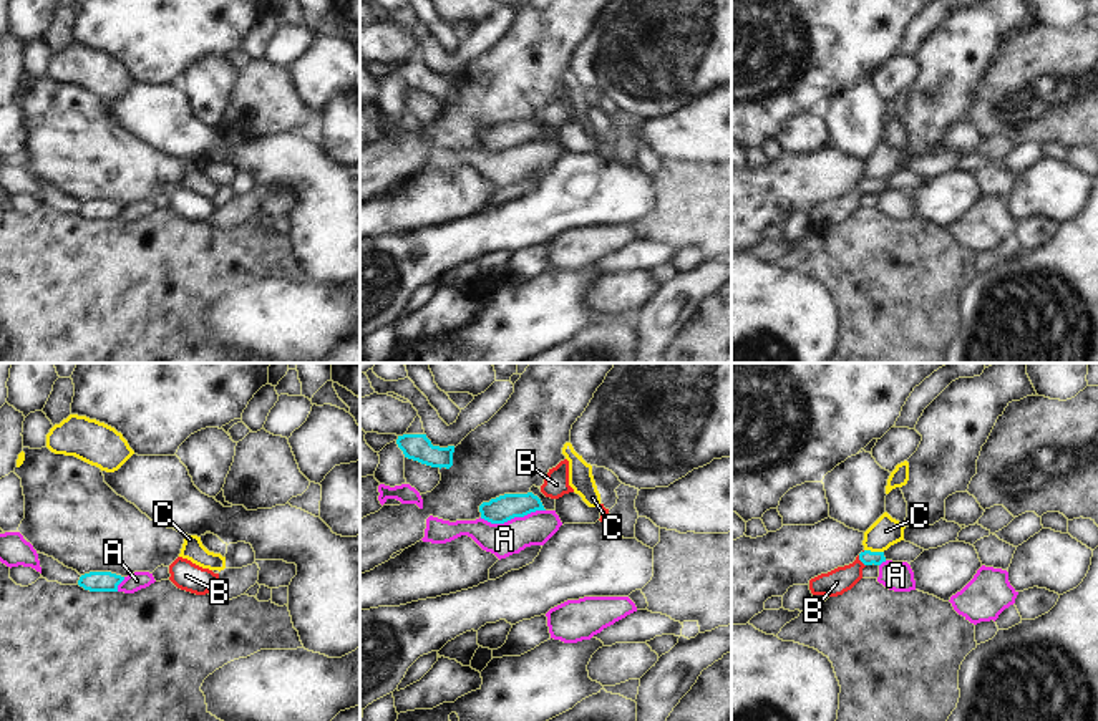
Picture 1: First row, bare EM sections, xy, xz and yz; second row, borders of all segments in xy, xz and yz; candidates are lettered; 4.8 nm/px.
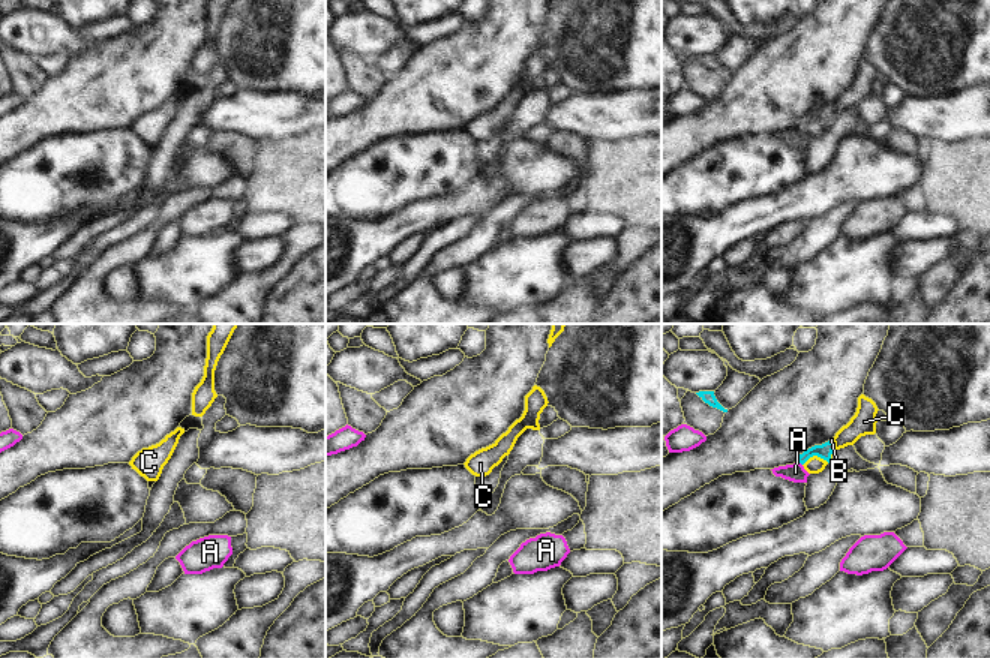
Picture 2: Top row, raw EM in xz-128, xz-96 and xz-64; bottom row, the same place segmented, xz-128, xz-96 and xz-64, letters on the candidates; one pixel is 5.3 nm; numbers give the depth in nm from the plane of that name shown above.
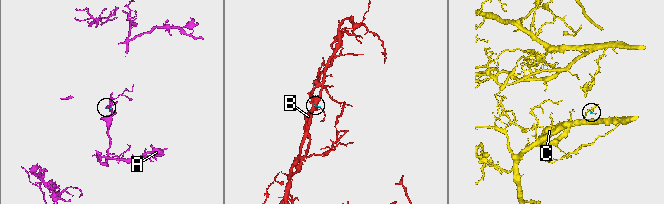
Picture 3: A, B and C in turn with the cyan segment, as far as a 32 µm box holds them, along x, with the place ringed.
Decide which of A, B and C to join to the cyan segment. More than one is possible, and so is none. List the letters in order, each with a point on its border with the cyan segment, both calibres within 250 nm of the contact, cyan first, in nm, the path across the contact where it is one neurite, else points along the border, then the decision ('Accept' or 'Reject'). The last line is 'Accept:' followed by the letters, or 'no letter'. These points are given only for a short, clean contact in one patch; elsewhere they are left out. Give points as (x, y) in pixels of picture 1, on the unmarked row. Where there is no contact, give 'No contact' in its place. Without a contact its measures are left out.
A: Touches cyan at xz (511, 146). Thickness 130 nm (cyan) against 160 nm. Reject
B: Touches cyan at yz (859, 188). Thickness 70 nm (cyan) against 120 nm. Path across: yz (868, 186), (859, 188), (836, 211). Accept
C: Touches cyan at yz (874, 181). Thickness 70 nm (cyan) against 140 nm. Boundary: yz (864, 178), (883, 181). Reject
Accept: B.

